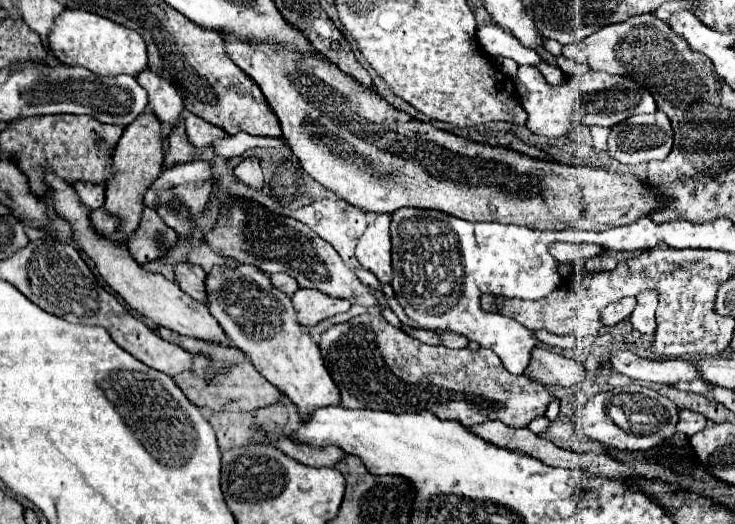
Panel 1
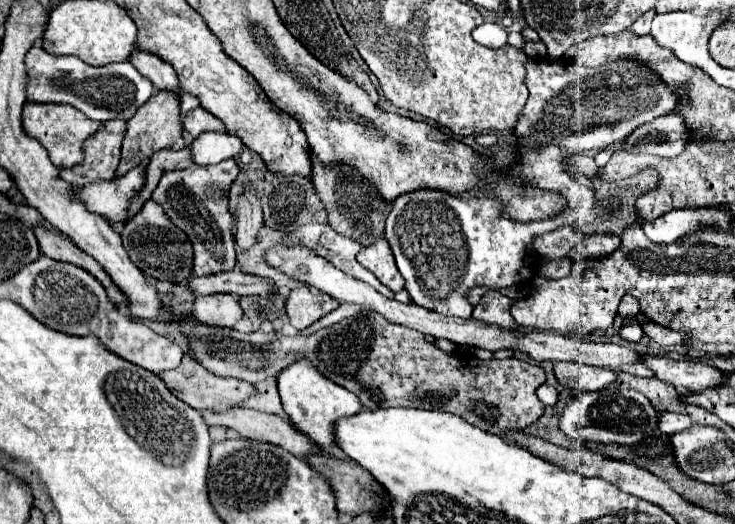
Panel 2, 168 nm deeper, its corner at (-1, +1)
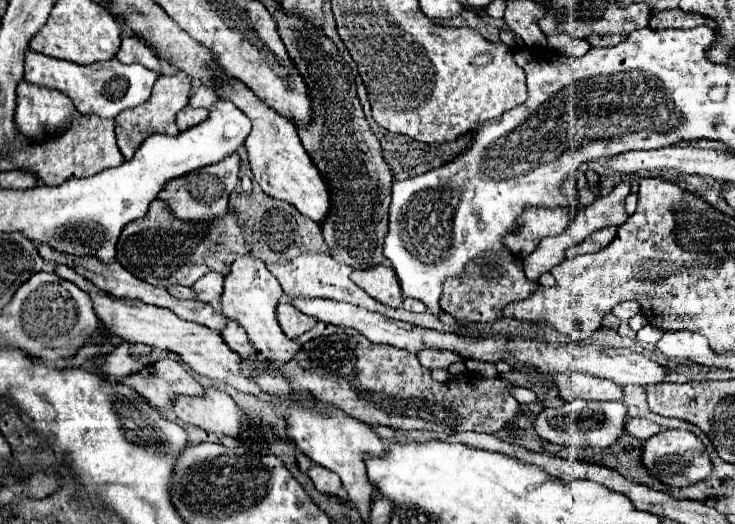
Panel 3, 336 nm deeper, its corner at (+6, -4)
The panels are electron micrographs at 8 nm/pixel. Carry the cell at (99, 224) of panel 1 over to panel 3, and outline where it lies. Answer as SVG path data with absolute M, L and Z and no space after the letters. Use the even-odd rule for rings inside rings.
M199 85L197 91L189 99L189 105L191 107L205 107L205 109L209 109L217 99L219 99L219 95L213 89L213 85Z

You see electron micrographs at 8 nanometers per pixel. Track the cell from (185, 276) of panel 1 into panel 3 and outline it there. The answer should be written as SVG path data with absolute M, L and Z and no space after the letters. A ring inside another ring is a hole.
M229 321L229 327L225 327L225 331L221 331L221 335L223 335L225 343L227 343L233 351L237 351L243 359L253 359L253 357L257 355L257 349L249 343L247 333L245 333L245 329L243 329L239 323Z

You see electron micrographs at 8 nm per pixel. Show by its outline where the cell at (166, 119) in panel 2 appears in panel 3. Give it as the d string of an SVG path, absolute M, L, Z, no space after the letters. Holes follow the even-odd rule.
M175 73L175 75L159 75L153 95L147 99L145 105L137 105L131 109L125 109L117 115L115 119L115 135L117 135L117 145L123 153L125 159L131 159L137 147L147 139L147 135L153 133L165 133L165 135L177 135L179 129L175 125L175 115L189 103L191 97L191 79L185 73Z

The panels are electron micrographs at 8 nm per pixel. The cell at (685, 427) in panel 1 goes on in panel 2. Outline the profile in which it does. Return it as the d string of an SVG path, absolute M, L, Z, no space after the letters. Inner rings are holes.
M662 412L660 414L660 432L664 434L676 434L692 426L690 416L686 414L674 414L674 412Z

